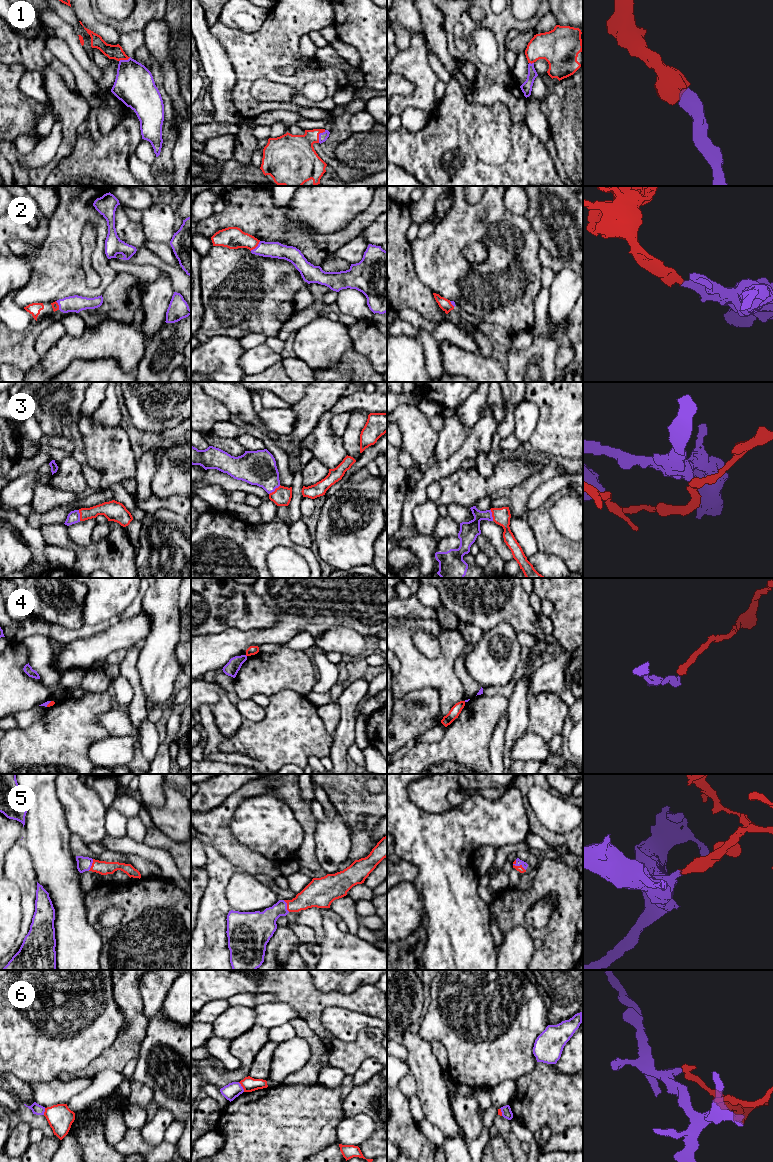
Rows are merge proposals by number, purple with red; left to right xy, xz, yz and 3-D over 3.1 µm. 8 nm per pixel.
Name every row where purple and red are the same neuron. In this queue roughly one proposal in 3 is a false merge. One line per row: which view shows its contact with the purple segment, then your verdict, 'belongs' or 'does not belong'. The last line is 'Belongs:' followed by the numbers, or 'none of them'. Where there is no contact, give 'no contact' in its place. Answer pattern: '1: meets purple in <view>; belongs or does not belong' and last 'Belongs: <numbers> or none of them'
1: meets purple in xz; belongs
2: meets purple in xz; belongs
3: meets purple in xz; belongs
4: meets purple in xy; does not belong
5: meets purple in yz; belongs
6: meets purple in xz; does not belong
Belongs: 1, 2, 3, 5

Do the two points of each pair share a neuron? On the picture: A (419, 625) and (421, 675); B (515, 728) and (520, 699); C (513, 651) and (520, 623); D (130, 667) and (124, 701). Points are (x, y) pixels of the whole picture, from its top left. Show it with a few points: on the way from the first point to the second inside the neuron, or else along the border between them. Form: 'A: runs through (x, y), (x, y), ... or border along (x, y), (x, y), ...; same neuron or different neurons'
A: runs through (408, 636), (408, 654), (412, 662); same neuron
B: runs through (518, 721), (518, 706); same neuron
C: border along (493, 626), (499, 622), (507, 622), (516, 632); different neurons
D: border along (120, 673), (133, 690), (133, 698), (130, 704); different neurons

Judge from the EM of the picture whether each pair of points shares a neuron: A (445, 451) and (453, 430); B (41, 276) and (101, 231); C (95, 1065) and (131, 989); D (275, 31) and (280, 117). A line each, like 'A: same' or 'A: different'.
A: same
B: same
C: same
D: different

